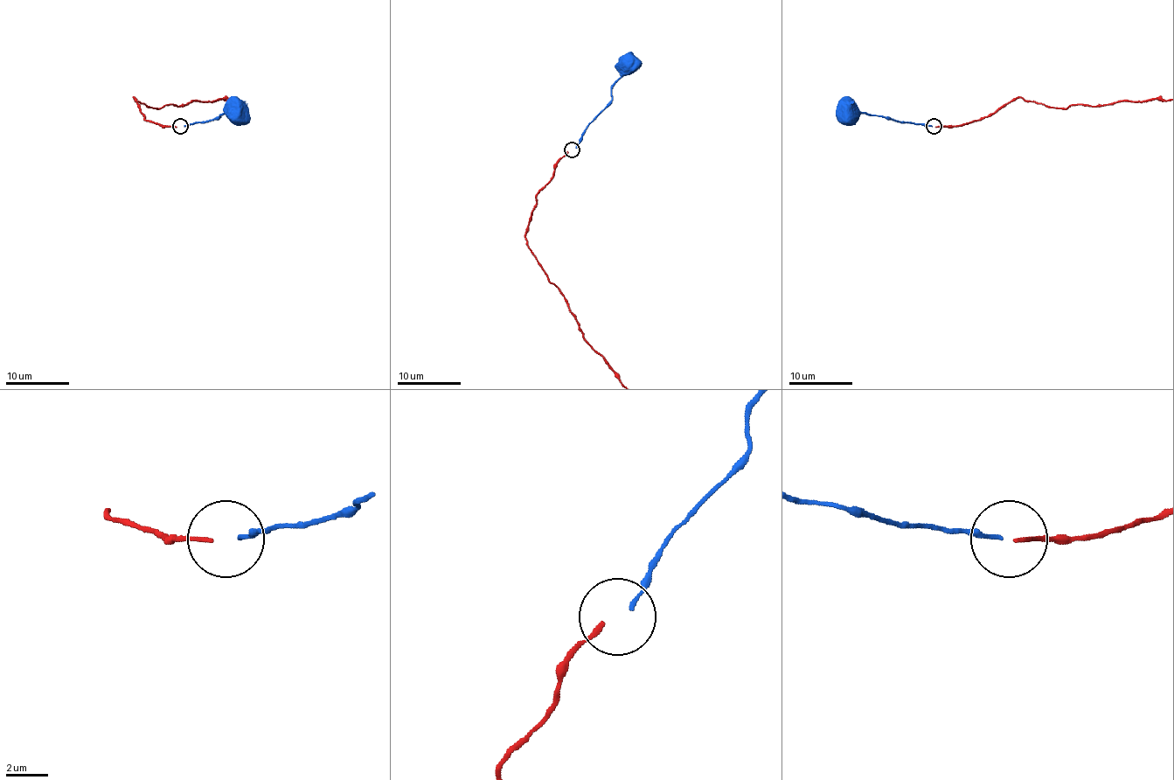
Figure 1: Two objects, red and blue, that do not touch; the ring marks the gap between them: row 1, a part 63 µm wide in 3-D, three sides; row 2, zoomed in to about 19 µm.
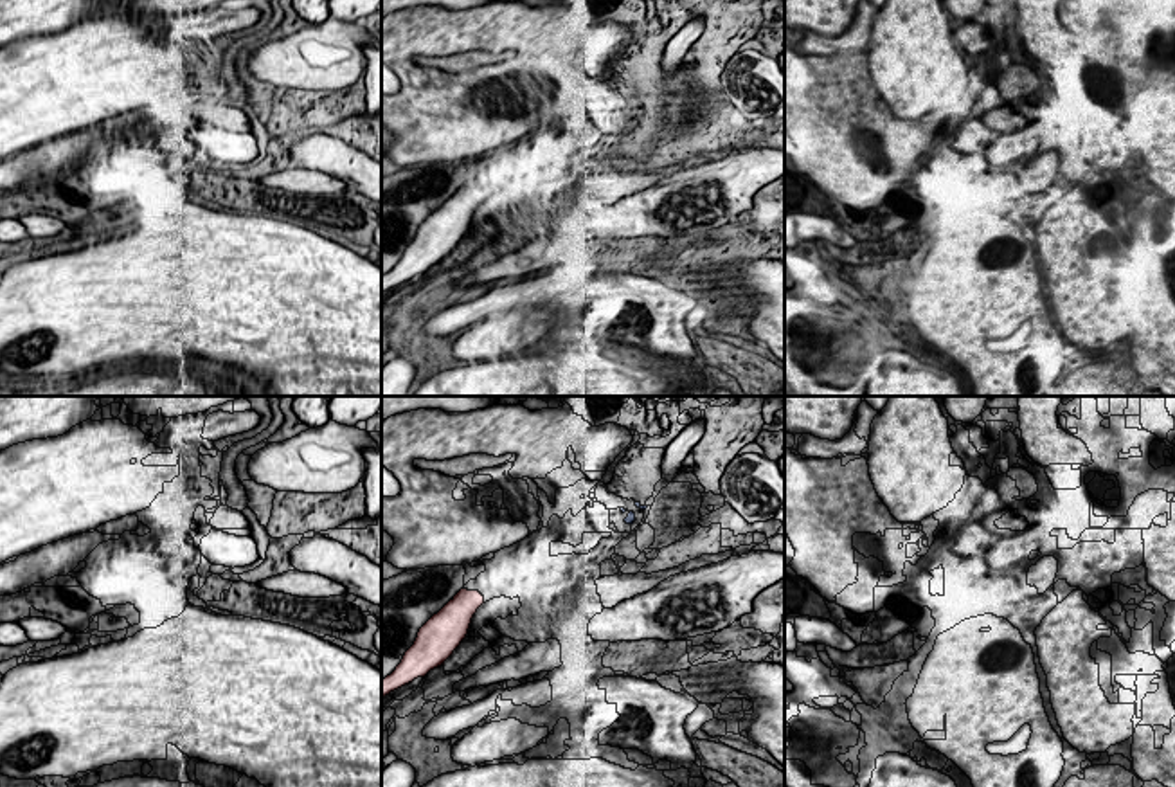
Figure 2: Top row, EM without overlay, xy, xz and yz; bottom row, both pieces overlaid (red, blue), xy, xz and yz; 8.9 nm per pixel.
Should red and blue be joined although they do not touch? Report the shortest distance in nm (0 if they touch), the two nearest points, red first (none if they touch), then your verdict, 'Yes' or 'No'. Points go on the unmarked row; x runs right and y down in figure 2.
Distance 1450 nm. Across: xz (483, 193), (625, 117). Yes

